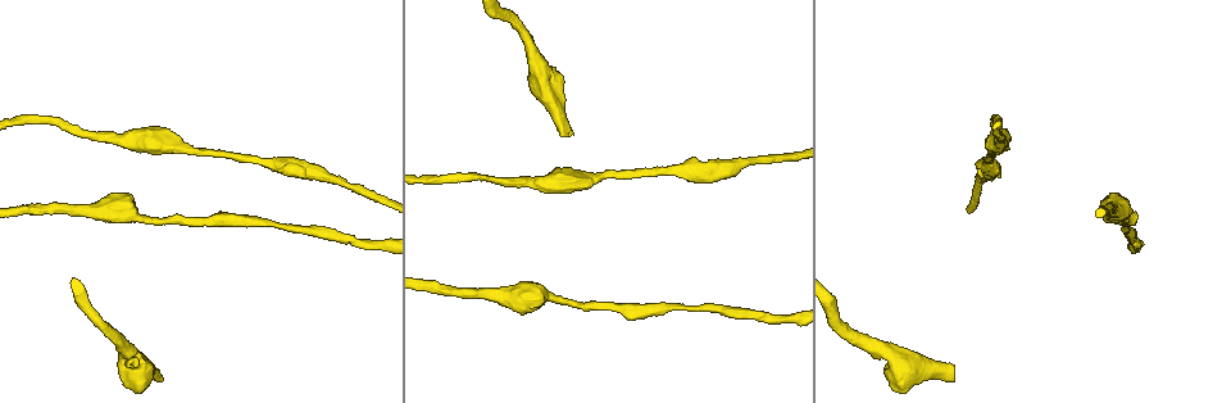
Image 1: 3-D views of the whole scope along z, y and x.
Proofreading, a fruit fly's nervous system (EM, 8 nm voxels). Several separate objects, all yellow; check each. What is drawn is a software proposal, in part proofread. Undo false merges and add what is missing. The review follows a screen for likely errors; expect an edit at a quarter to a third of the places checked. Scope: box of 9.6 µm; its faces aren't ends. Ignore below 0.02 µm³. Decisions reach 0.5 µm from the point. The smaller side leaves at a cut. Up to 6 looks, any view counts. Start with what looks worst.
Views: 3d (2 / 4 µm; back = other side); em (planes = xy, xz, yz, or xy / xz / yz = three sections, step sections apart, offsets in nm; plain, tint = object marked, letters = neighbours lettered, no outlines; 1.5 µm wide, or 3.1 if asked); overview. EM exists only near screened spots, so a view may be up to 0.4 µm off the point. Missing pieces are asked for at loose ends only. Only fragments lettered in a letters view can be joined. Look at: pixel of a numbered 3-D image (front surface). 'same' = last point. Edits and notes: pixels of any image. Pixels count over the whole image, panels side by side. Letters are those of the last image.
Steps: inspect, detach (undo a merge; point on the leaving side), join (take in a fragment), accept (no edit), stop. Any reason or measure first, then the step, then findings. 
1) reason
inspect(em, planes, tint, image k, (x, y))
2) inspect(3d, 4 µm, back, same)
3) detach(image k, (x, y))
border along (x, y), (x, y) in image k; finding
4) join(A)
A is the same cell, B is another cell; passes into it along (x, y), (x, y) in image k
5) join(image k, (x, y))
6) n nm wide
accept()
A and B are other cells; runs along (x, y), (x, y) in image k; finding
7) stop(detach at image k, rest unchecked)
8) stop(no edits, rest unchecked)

calibre changes
inspect(3d, 2 µm, back, image 1, (939, 367))

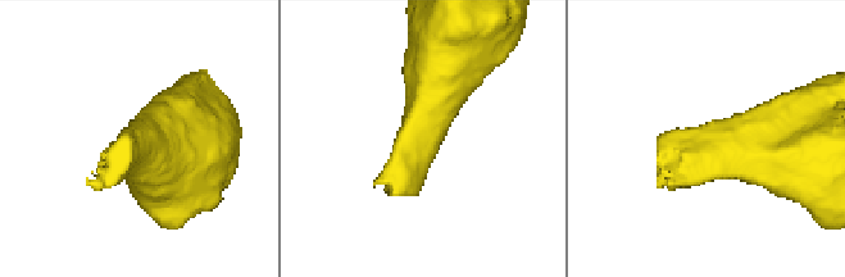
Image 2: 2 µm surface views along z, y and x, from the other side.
now the EM
inspect(em, xz, step 4, tint, image 2, (133, 147))

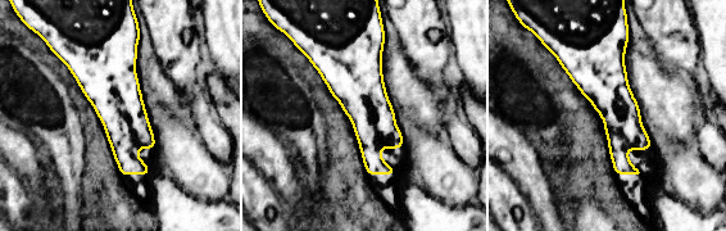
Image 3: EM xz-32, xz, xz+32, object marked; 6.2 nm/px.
another direction
inspect(em, planes, letters, same)

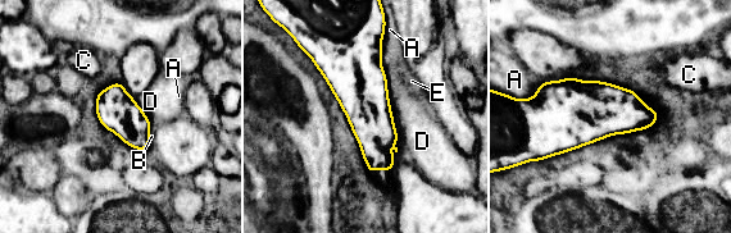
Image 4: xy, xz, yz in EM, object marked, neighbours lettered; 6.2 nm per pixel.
260 nm wide
accept()
A, B, C, D and E are other cells; border along (381, 41), (381, 65), (396, 144) in image 4; continuous, no second cell

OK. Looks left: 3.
calibre changes
inspect(em, planes, tint, image 1, (552, 299))

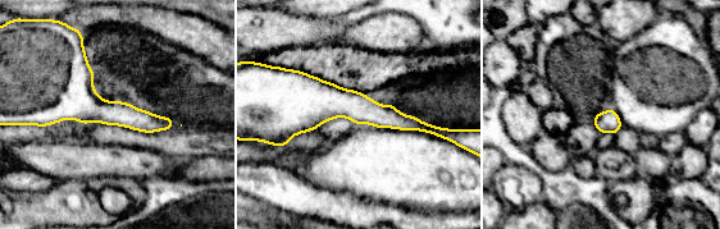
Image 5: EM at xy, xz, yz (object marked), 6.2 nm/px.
inspect(em, planes, letters, same)

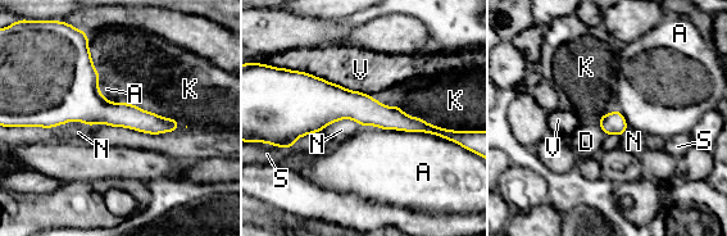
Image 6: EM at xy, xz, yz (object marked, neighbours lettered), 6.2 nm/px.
accept()
A, D, K, N, S and V are other cells; runs along (287, 110), (364, 109), (440, 131) in image 6; one cell here

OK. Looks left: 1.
stop(no edits, rest unchecked)

